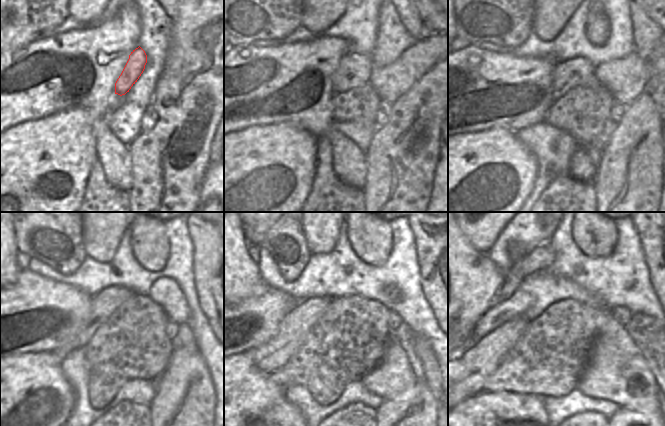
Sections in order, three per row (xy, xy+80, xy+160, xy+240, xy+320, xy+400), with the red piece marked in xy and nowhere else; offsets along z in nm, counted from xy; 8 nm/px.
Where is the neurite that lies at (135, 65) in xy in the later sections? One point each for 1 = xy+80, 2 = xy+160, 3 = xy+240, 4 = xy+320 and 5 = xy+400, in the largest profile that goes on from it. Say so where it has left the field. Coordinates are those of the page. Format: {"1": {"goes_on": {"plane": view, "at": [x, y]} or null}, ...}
{"1": {"goes_on": {"plane": "xy+80", "at": [354, 70]}}, "2": {"goes_on": {"plane": "xy+160", "at": [568, 74]}}, "3": {"goes_on": {"plane": "xy+240", "at": [103, 304]}}, "4": {"goes_on": {"plane": "xy+320", "at": [296, 326]}}, "5": {"goes_on": {"plane": "xy+400", "at": [479, 361]}}}

